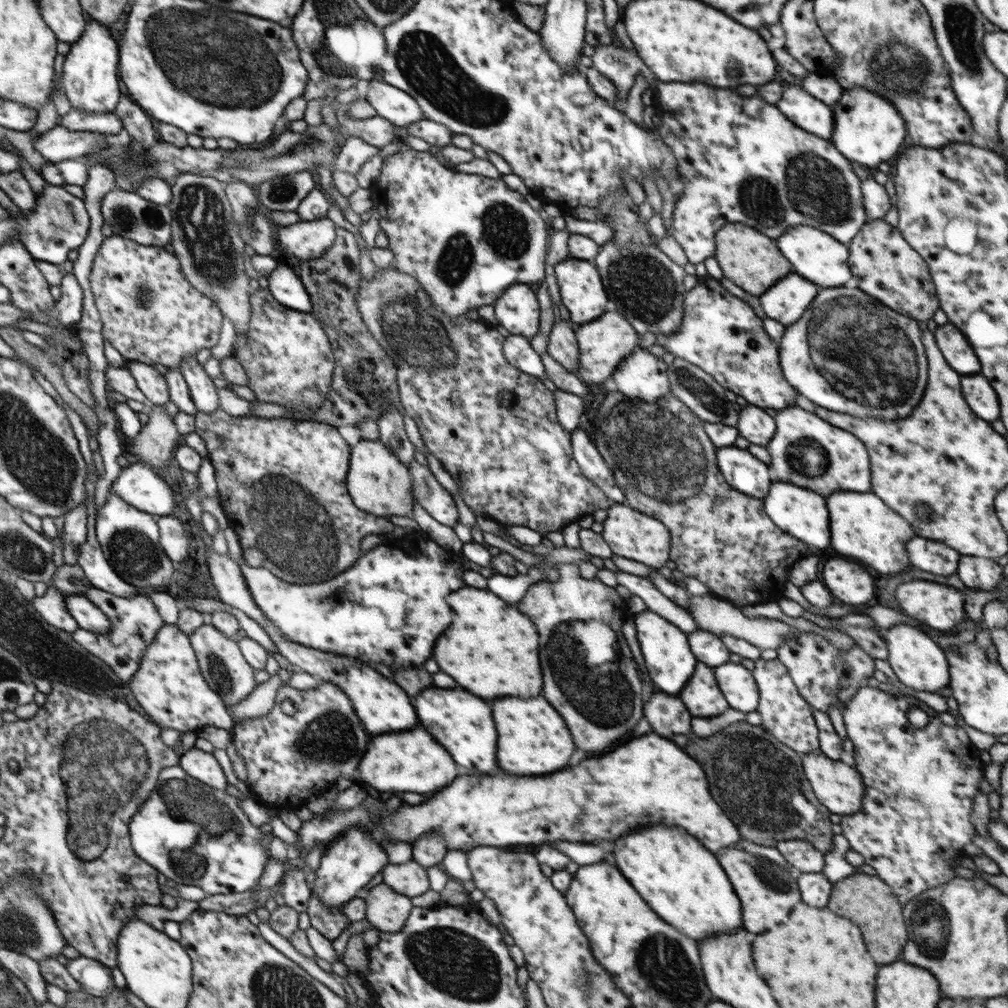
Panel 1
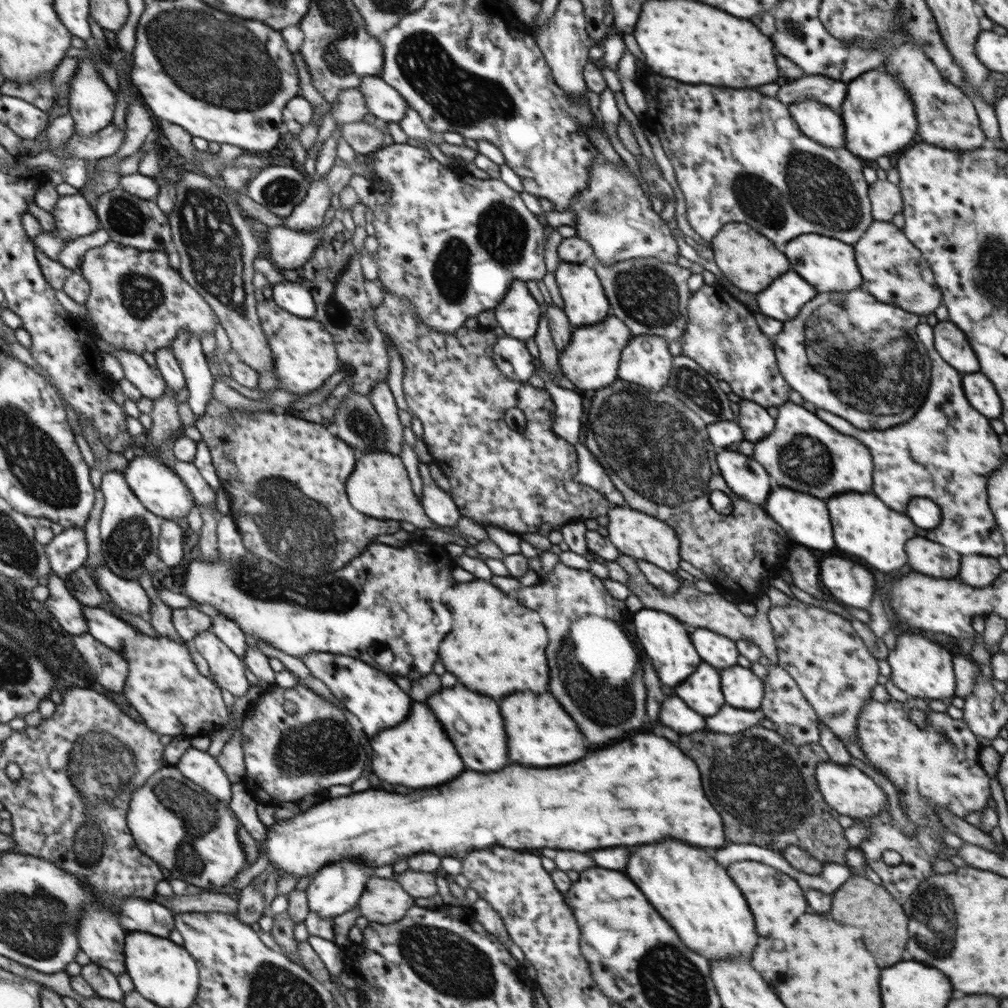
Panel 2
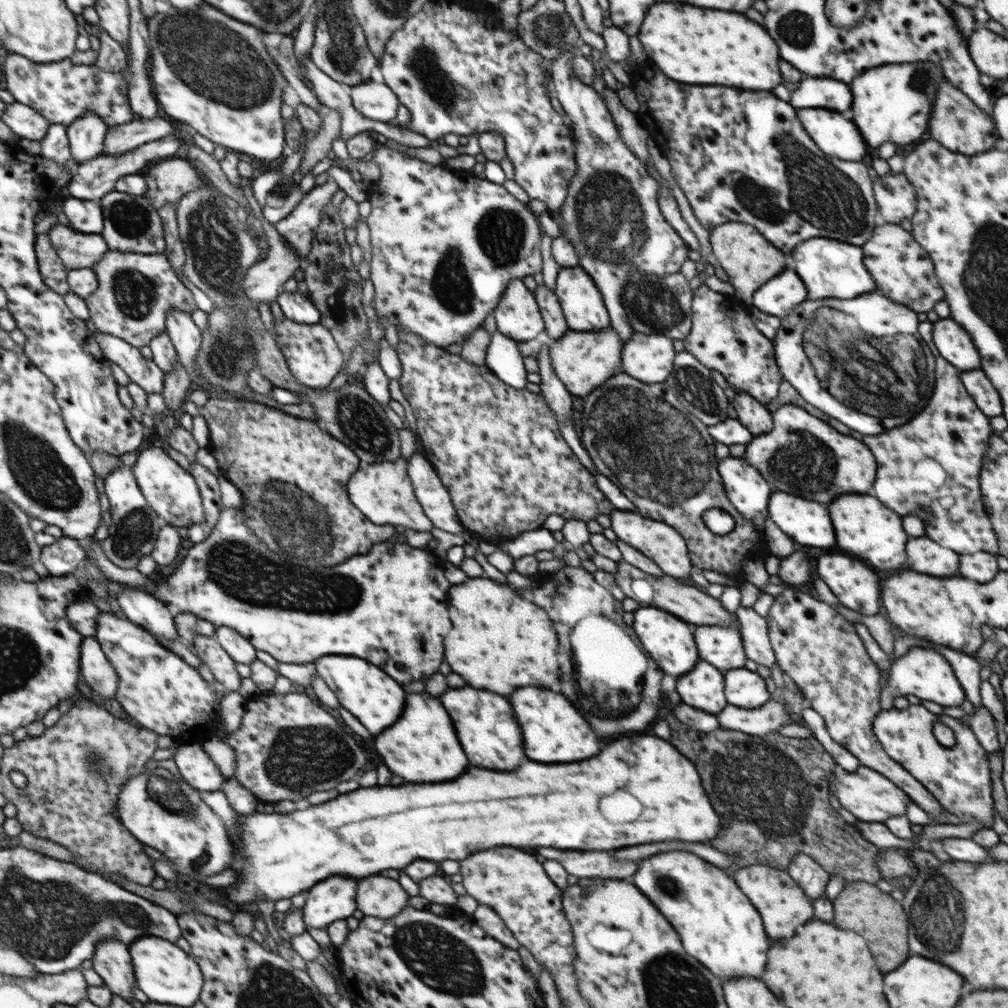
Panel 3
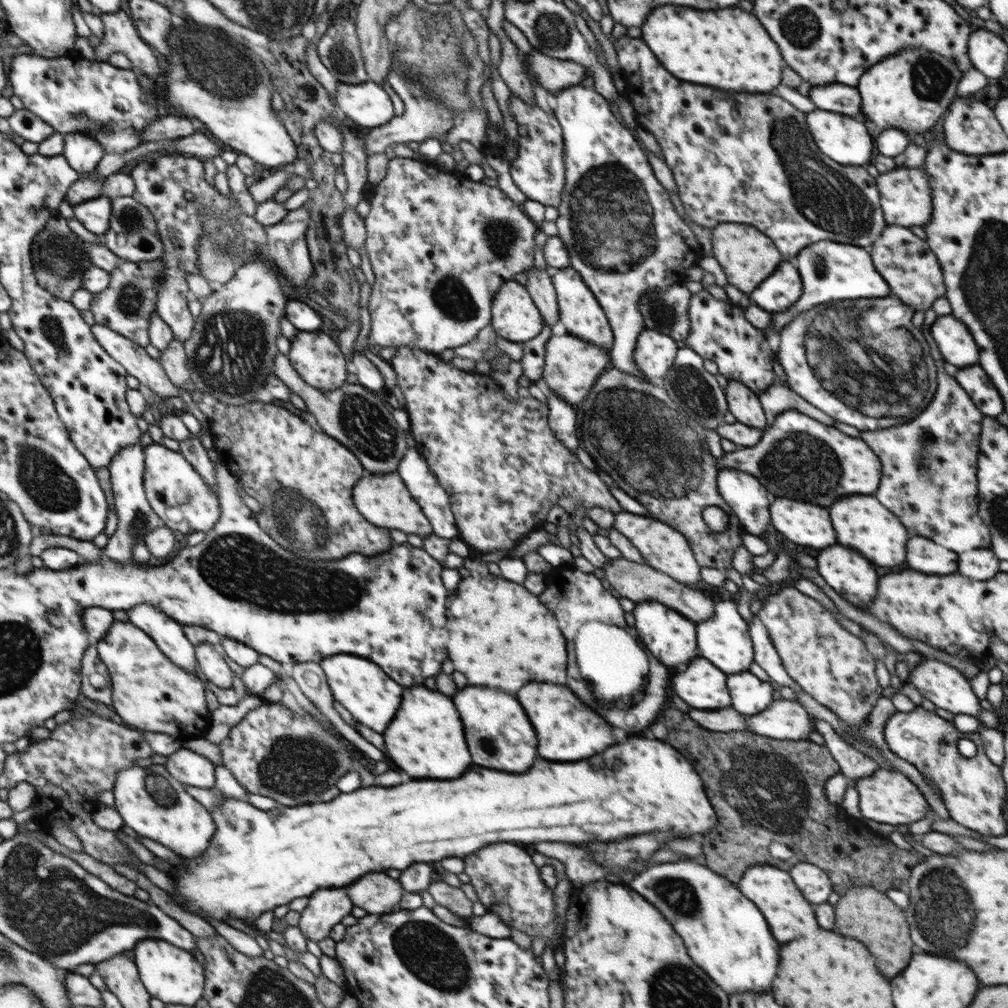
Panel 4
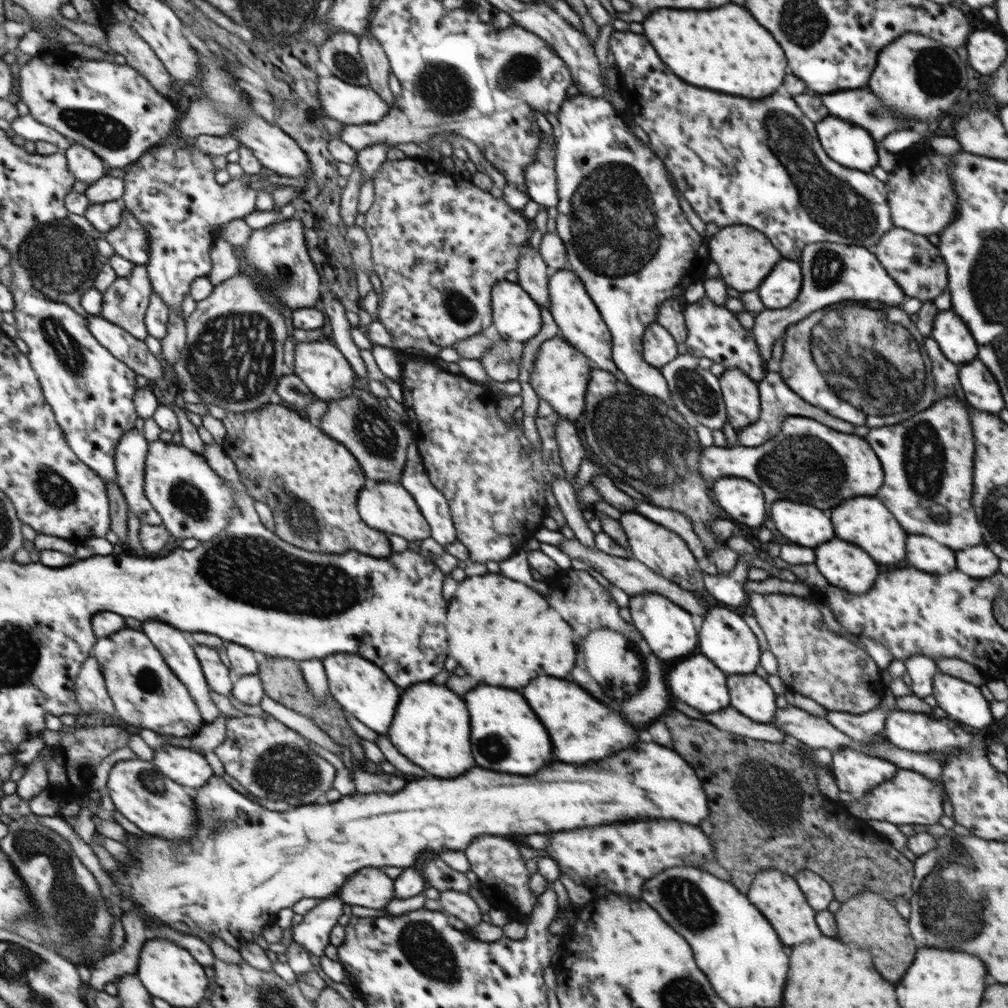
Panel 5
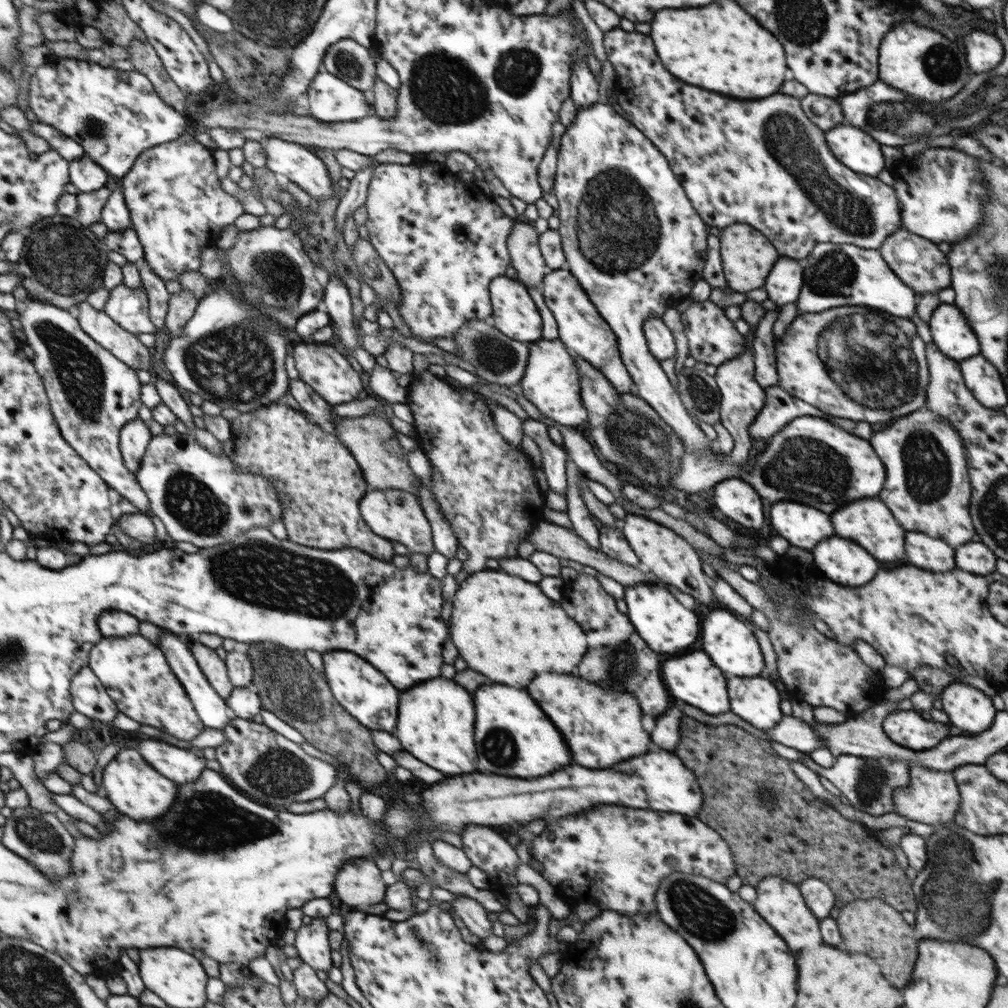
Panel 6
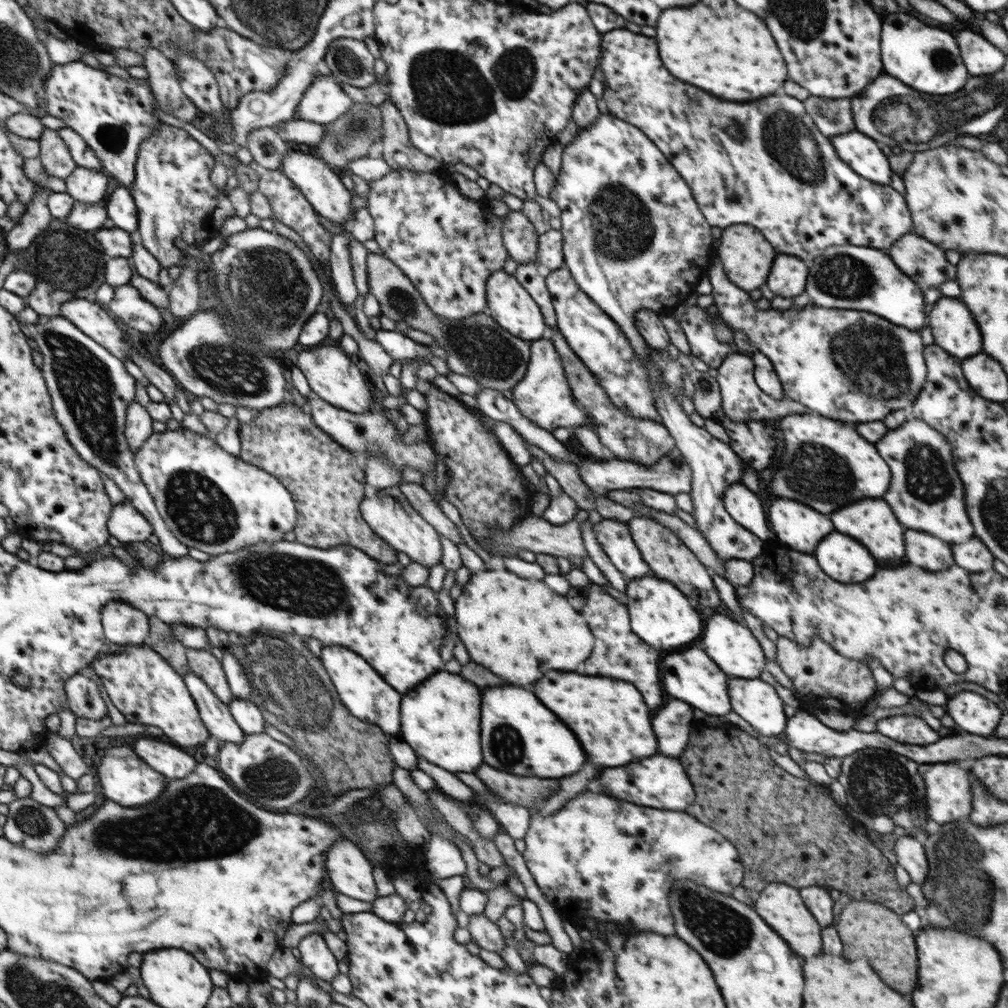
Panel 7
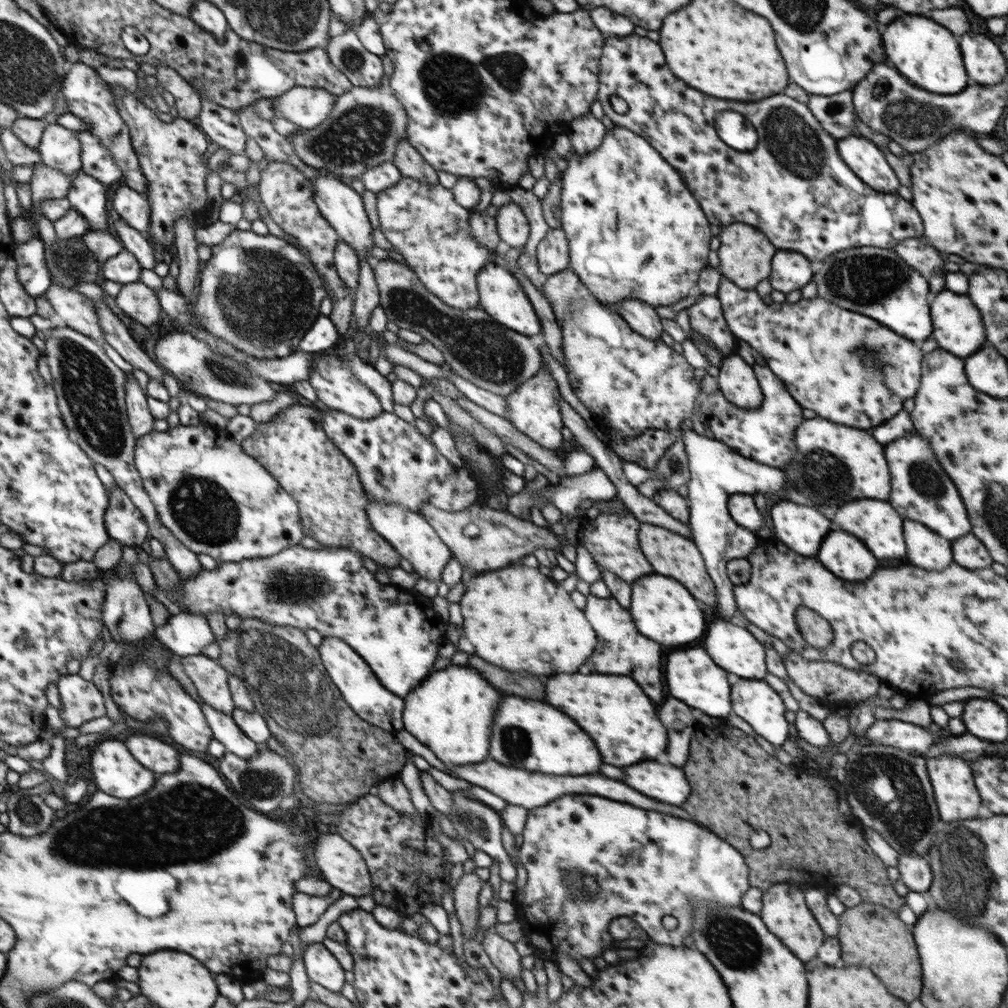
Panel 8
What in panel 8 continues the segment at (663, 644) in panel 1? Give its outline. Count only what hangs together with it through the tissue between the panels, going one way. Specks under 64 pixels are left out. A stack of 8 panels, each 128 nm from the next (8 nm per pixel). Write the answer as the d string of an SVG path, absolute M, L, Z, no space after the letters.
M656 572L643 575L631 584L631 605L629 608L634 626L646 638L664 646L688 644L698 640L706 630L706 620L698 602L689 590L677 580Z

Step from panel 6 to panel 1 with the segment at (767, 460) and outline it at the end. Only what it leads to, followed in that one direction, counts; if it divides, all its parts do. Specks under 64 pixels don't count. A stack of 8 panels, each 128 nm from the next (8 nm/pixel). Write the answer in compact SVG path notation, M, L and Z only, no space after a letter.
M797 405L779 410L774 421L774 438L769 440L766 448L771 458L769 467L776 472L778 481L806 486L808 490L814 490L822 496L830 496L838 490L870 490L870 458L864 444L854 438L854 434L822 422L822 418Z

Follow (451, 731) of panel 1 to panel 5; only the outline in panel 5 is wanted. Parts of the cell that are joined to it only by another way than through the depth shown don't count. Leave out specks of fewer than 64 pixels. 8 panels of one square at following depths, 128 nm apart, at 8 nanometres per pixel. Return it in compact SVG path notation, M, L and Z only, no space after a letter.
M476 686L464 696L464 700L470 712L472 754L478 766L496 772L528 776L556 760L546 728L542 722L538 722L538 718L534 718L534 712L522 694L498 686Z

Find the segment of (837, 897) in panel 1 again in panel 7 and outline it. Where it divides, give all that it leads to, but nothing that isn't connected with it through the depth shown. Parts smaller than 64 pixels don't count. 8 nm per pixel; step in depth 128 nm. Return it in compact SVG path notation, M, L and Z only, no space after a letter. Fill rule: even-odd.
M851 900L842 909L838 922L835 926L844 944L844 958L848 954L856 956L872 956L872 966L878 970L882 980L898 990L900 994L908 994L914 990L918 982L918 960L916 960L917 946L915 936L912 935L910 928L902 921L901 915L890 910L882 902L871 900ZM876 956L876 958L874 958Z

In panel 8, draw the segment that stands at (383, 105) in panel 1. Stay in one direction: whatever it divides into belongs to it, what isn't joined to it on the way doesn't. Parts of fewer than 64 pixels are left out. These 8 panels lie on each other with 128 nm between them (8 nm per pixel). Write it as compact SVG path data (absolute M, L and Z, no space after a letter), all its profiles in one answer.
M293 86L279 97L273 97L273 113L286 118L301 129L313 129L331 113L336 96L322 88Z

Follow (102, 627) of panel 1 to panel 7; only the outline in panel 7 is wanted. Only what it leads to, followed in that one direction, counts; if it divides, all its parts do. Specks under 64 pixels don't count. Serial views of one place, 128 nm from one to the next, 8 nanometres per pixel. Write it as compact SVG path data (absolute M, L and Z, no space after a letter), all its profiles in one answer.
M145 643L121 647L125 650L115 654L98 654L90 667L99 676L114 706L127 722L156 725L162 730L164 739L176 746L188 750L199 748L198 744L206 742L208 730L204 728L204 720L198 716L197 704L183 676Z

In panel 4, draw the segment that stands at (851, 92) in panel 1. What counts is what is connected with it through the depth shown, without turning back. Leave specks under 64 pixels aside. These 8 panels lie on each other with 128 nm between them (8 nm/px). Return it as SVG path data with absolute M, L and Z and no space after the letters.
M927 48L906 49L884 57L860 77L858 86L862 99L862 114L878 130L895 128L909 137L930 130L942 118L949 104L957 97L956 88L963 72L957 61L948 60Z

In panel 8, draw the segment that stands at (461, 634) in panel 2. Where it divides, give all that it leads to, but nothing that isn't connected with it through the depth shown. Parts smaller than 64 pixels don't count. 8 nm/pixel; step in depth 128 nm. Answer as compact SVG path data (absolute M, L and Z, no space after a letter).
M518 562L515 565L512 564L504 568L504 570L496 569L493 571L478 573L478 574L484 574L484 576L478 576L478 578L474 578L474 580L470 580L468 582L468 586L466 586L468 590L466 590L466 594L464 594L464 596L462 596L461 600L459 601L459 605L461 606L462 616L464 616L464 634L466 634L466 638L468 638L468 640L470 640L472 644L474 644L474 648L476 648L476 654L478 654L480 658L484 658L486 662L490 662L490 664L496 664L496 666L500 666L500 668L504 668L504 670L510 670L510 672L524 672L524 674L538 674L538 676L540 676L540 674L554 674L554 672L570 672L570 674L572 674L572 672L578 672L578 668L580 668L580 666L582 666L582 664L584 664L584 662L586 662L586 660L590 658L590 654L592 654L592 652L594 652L594 648L596 648L596 640L598 640L598 638L596 638L596 634L594 634L594 630L592 630L592 626L588 624L588 620L586 620L586 616L582 614L582 610L578 610L578 608L574 606L574 602L572 602L572 598L570 598L570 594L568 594L566 590L562 590L562 588L556 588L554 592L550 592L550 584L552 584L552 582L550 582L550 578L548 578L548 576L544 576L544 574L540 574L540 570L538 570L538 568L528 568L528 566L520 566L520 568L516 568L518 564L522 564L522 563Z

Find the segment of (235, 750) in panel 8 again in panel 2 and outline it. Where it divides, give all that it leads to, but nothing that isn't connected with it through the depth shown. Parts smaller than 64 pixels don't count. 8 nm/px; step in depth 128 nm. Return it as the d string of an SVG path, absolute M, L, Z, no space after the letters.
M106 565L99 566L96 574L104 594L108 594L117 606L130 614L149 620L150 598L139 581L126 580L114 574Z

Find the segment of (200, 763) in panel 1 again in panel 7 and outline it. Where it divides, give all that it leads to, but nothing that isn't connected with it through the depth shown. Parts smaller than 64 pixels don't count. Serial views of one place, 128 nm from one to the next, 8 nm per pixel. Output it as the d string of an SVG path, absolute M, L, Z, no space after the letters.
M140 736L132 749L140 759L168 779L187 777L198 766L192 754L173 743L170 744L166 739Z

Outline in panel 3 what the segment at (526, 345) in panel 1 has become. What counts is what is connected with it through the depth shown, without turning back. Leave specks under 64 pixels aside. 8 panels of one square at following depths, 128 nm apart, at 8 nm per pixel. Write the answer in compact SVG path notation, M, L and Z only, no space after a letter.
M495 331L491 335L490 344L487 347L485 365L502 382L522 390L528 384L527 371L518 348L518 341L504 336Z

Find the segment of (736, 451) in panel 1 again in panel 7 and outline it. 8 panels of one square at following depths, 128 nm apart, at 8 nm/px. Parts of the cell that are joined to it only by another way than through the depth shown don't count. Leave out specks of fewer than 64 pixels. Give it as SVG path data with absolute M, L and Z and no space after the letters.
M742 483L730 485L724 491L723 503L728 514L740 526L767 543L774 541L775 532L768 528L764 506L758 500L756 493L752 492L747 486Z

